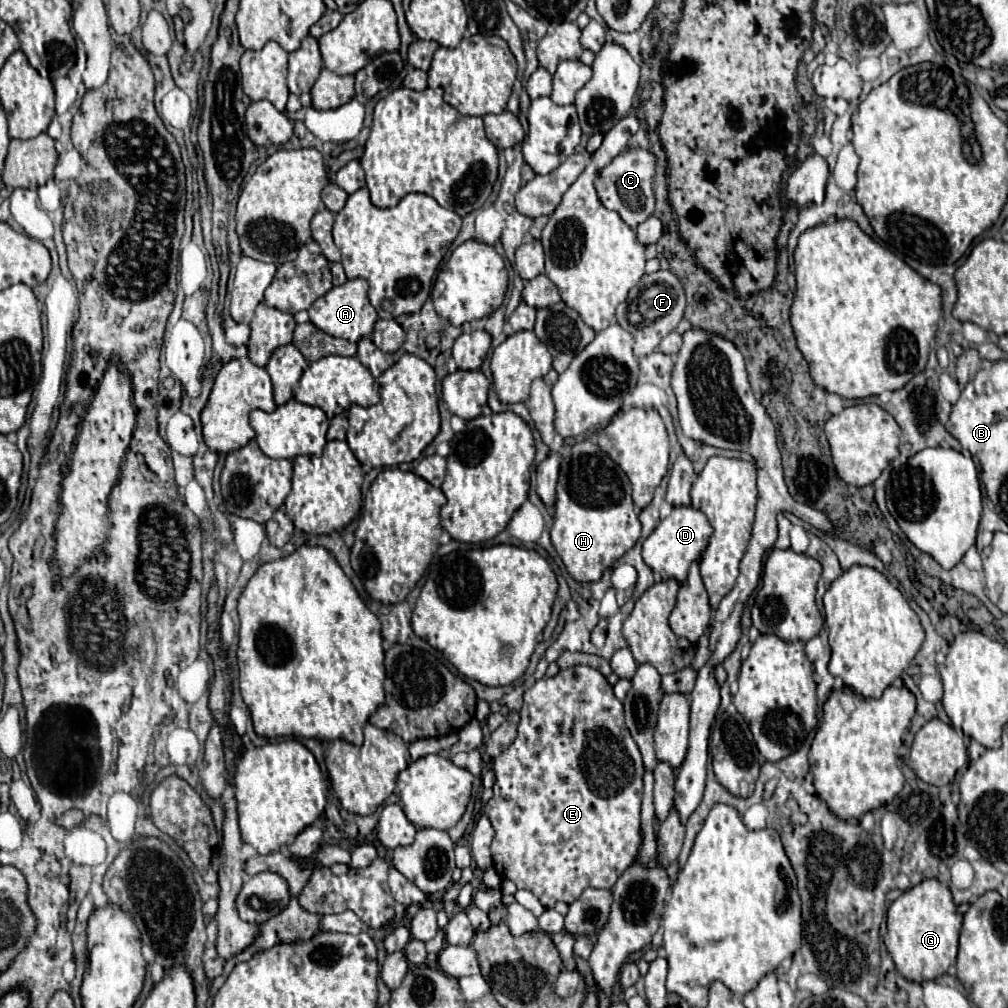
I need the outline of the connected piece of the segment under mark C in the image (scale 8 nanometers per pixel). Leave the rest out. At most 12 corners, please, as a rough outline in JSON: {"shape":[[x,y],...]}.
{"shape":[[624,150],[594,186],[634,230],[654,212],[656,156]]}

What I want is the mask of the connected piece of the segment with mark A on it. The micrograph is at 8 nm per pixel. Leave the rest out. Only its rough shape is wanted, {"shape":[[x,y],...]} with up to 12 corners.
{"shape":[[362,278],[334,286],[308,310],[326,334],[358,342],[378,320]]}

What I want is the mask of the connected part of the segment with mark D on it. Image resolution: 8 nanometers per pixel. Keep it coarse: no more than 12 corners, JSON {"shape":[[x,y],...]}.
{"shape":[[674,508],[646,538],[642,558],[660,580],[682,584],[712,526]]}

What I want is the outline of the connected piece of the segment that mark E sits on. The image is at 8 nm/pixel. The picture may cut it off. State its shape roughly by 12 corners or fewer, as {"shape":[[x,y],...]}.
{"shape":[[590,666],[524,694],[484,814],[546,908],[642,846],[642,756]]}

